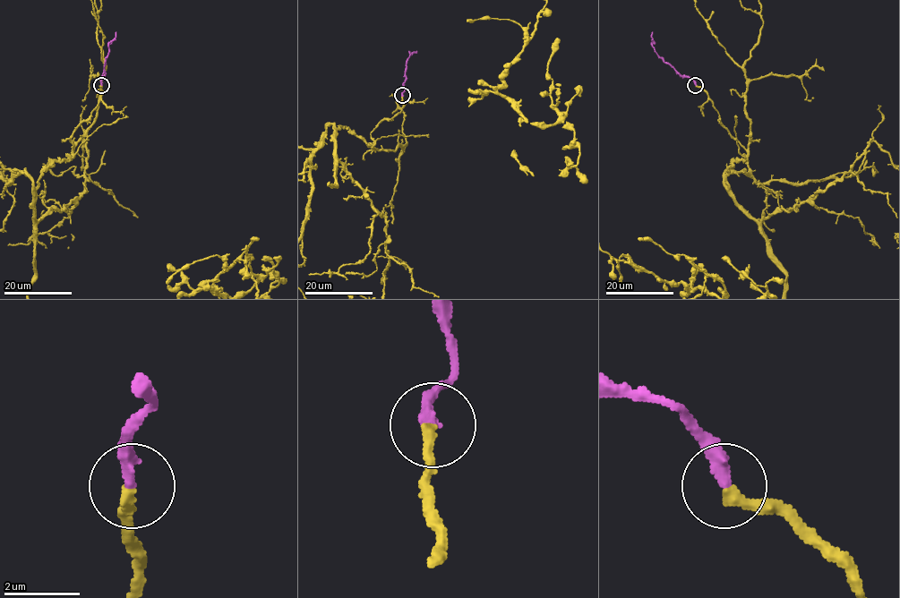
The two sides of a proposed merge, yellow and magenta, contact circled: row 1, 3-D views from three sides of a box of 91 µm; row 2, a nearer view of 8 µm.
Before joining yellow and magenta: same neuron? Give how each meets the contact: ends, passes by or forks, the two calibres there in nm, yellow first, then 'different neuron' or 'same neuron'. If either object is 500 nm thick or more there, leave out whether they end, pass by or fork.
yellow ends there; magenta ends there; 320 nm thick on the yellow side, 340 nm on the other; same neuron

